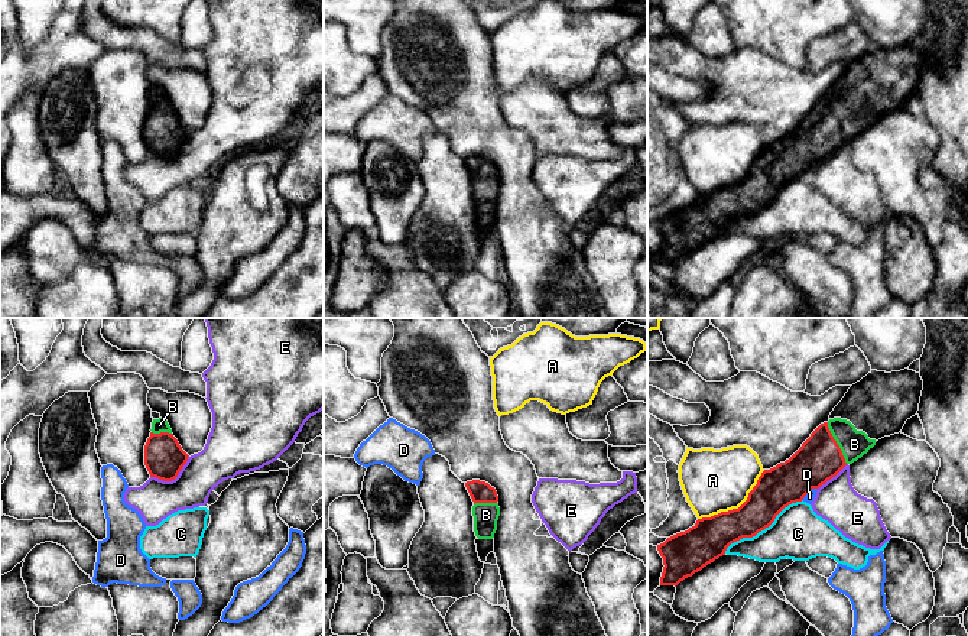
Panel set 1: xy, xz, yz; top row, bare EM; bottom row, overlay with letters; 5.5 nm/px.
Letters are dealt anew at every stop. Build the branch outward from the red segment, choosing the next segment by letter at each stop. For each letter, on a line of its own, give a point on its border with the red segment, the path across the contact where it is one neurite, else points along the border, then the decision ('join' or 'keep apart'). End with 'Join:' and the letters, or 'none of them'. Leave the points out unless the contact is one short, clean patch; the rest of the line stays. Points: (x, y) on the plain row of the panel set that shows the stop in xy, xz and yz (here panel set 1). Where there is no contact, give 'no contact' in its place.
A: meets red in yz at (736, 185); keep apart
B: meets red in yz at (835, 119); runs through yz (819, 135), (835, 119), (854, 120); join
C: meets red in yz at (763, 205); keep apart
D: meets red in yz at (809, 166); border along yz (817, 164), (802, 175); keep apart
E: meets red in xy at (174, 155); border along xy (188, 132), (188, 136), (174, 155), (159, 156), (150, 153); keep apart
Join: B

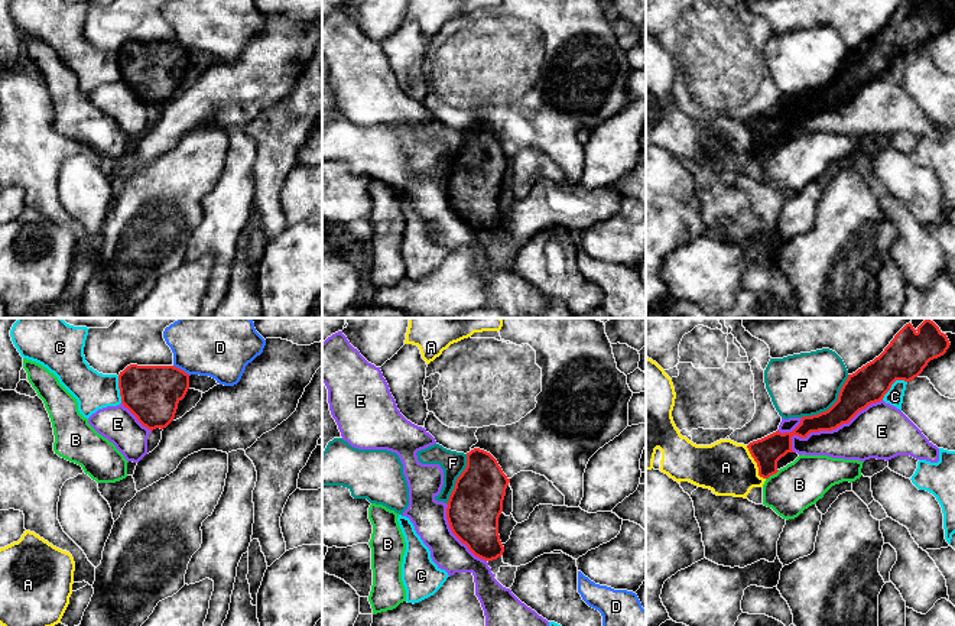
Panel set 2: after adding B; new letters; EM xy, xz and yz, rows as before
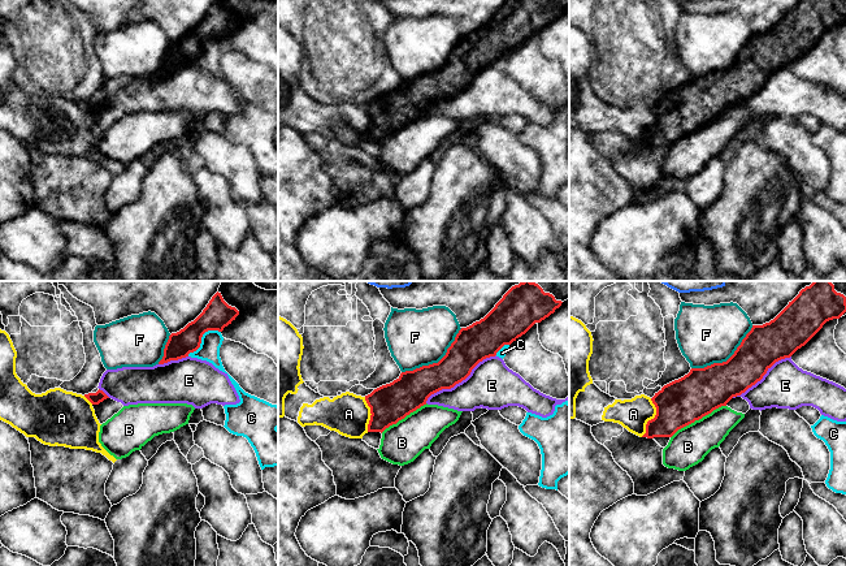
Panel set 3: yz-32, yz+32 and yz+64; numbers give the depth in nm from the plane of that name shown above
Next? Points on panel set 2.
A: meets red in yz at (756, 138); border along yz (746, 122), (756, 139), (757, 149), (765, 155); keep apart
B: meets red in yz at (772, 151); keep apart
C: meets red in yz at (892, 59); border along yz (906, 57), (896, 57), (882, 75); keep apart
D: meets red in xy at (182, 46); border along xy (174, 41), (189, 51); keep apart
E: meets red in yz at (830, 106); keep apart
F: meets red in yz at (832, 81); keep apart
Join: none of them

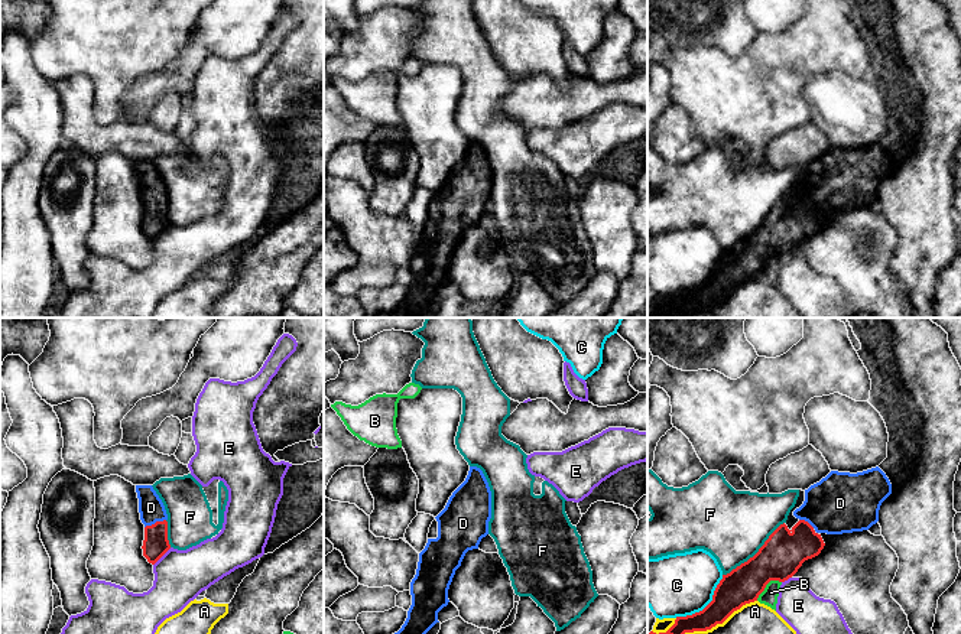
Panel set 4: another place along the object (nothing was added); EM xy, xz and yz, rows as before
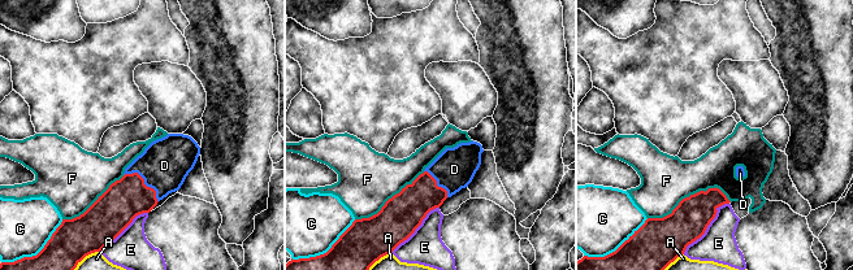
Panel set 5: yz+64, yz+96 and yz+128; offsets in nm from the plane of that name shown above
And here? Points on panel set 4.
A: meets red in yz at (710, 305); keep apart
B: meets red in yz at (766, 260); border along yz (781, 257), (770, 257), (756, 276); keep apart
C: meets red in yz at (707, 282); keep apart
D: meets red in xy at (156, 198); runs through xy (155, 221), (156, 198), (151, 184); join
E: meets red in xy at (162, 231); border along xy (171, 224), (153, 241); keep apart
F: meets red in yz at (756, 230); keep apart
Join: D

